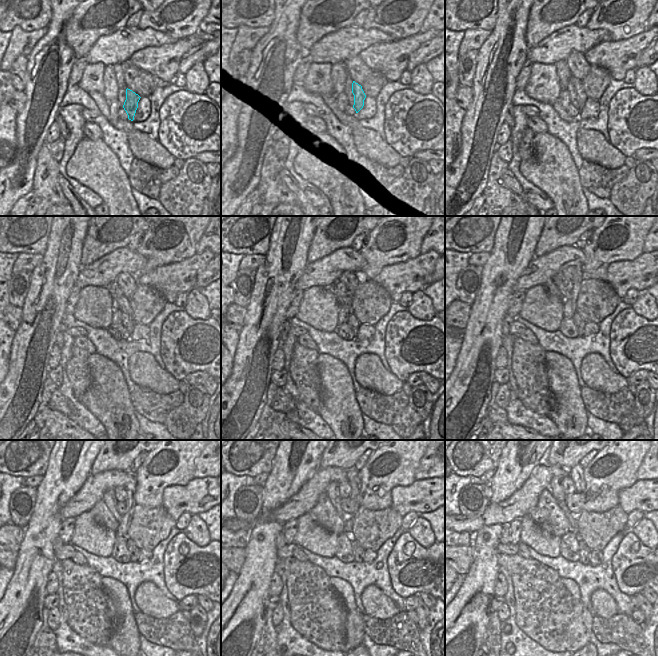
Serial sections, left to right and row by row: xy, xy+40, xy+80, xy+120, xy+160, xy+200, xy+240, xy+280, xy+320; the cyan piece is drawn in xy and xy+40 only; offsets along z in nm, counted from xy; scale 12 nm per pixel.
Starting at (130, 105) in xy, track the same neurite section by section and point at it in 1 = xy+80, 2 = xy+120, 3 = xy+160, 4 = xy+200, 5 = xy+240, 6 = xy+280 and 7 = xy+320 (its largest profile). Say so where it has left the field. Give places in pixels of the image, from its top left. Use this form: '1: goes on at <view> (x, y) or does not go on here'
1: goes on at xy+80 (576, 83)
2: goes on at xy+120 (122, 303)
3: goes on at xy+160 (347, 300)
4: goes on at xy+200 (559, 278)
5: goes on at xy+240 (109, 498)
6: goes on at xy+280 (332, 491)
7: goes on at xy+320 (556, 485)

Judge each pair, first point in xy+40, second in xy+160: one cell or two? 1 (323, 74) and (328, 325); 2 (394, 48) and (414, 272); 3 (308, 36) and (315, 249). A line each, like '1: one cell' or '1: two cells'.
1: one cell
2: one cell
3: one cell

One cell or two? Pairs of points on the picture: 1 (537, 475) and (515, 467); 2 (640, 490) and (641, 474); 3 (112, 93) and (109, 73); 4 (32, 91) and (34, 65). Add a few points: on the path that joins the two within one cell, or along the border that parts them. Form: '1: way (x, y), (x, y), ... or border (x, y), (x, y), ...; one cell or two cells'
1: border (540, 464), (516, 491); two cells
2: border (647, 478), (637, 480); two cells
3: way (111, 88), (109, 78); one cell
4: way (34, 85), (34, 71); one cell

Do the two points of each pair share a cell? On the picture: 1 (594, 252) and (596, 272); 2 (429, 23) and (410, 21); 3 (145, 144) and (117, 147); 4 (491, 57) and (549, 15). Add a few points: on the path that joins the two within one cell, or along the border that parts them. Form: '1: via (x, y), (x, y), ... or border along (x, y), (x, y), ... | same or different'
1: via (596, 257), (596, 267) | same
2: border along (429, 10), (423, 21), (421, 31) | different
3: border along (115, 127), (126, 134), (129, 149), (134, 157) | different
4: border along (530, 10), (526, 28), (528, 48) | different

